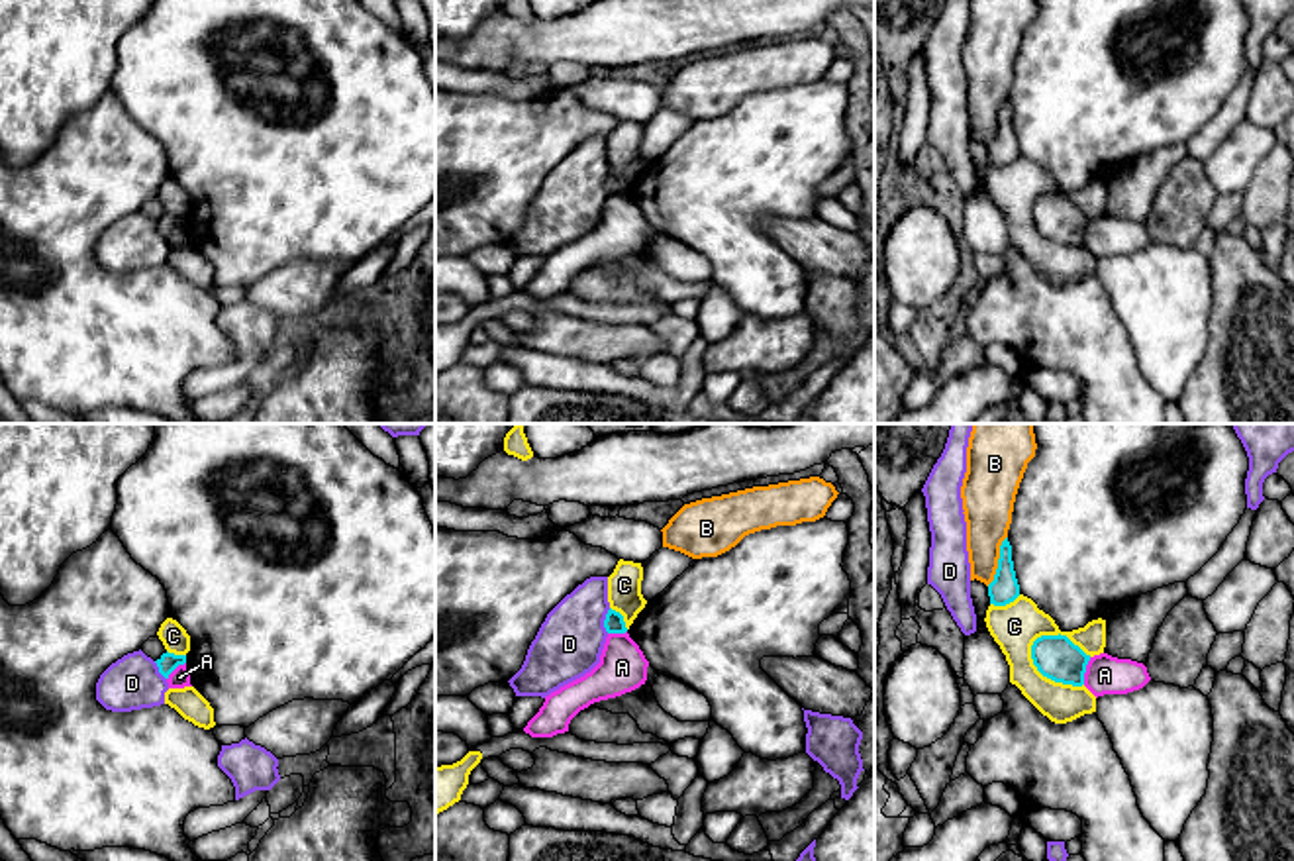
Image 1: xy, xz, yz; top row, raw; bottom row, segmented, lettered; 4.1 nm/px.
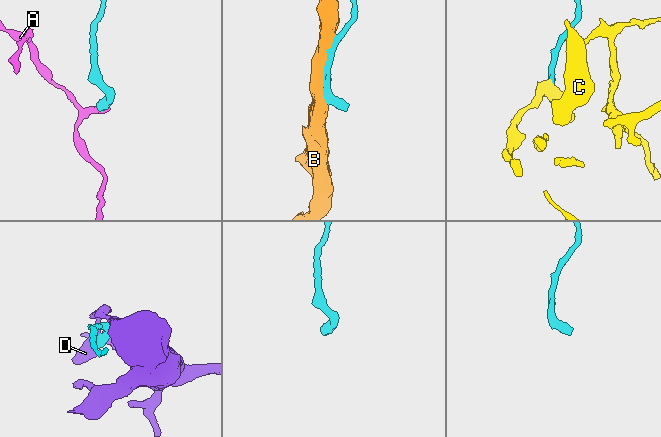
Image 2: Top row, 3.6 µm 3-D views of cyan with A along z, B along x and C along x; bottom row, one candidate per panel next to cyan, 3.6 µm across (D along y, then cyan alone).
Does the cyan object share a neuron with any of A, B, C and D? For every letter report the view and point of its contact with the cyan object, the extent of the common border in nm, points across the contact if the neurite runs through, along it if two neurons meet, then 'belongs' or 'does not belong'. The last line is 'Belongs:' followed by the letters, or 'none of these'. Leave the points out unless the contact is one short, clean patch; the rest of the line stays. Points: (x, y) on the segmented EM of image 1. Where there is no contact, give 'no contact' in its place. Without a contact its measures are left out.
A: contact yz (1085, 671); length 120 nm; border yz (1091, 658), (1083, 683); does not belong
B: contact yz (998, 561); length 220 nm; does not belong
C: contact yz (1044, 675); length 280 nm; does not belong
D: contact xz (604, 620); length 110 nm; does not belong
Belongs: none of these

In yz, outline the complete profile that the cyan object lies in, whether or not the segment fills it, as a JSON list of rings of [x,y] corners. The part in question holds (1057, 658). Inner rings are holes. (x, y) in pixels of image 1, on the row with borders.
[[[1059,633],[1037,637],[1031,645],[1031,659],[1043,677],[1055,683],[1082,686],[1090,655]]]

